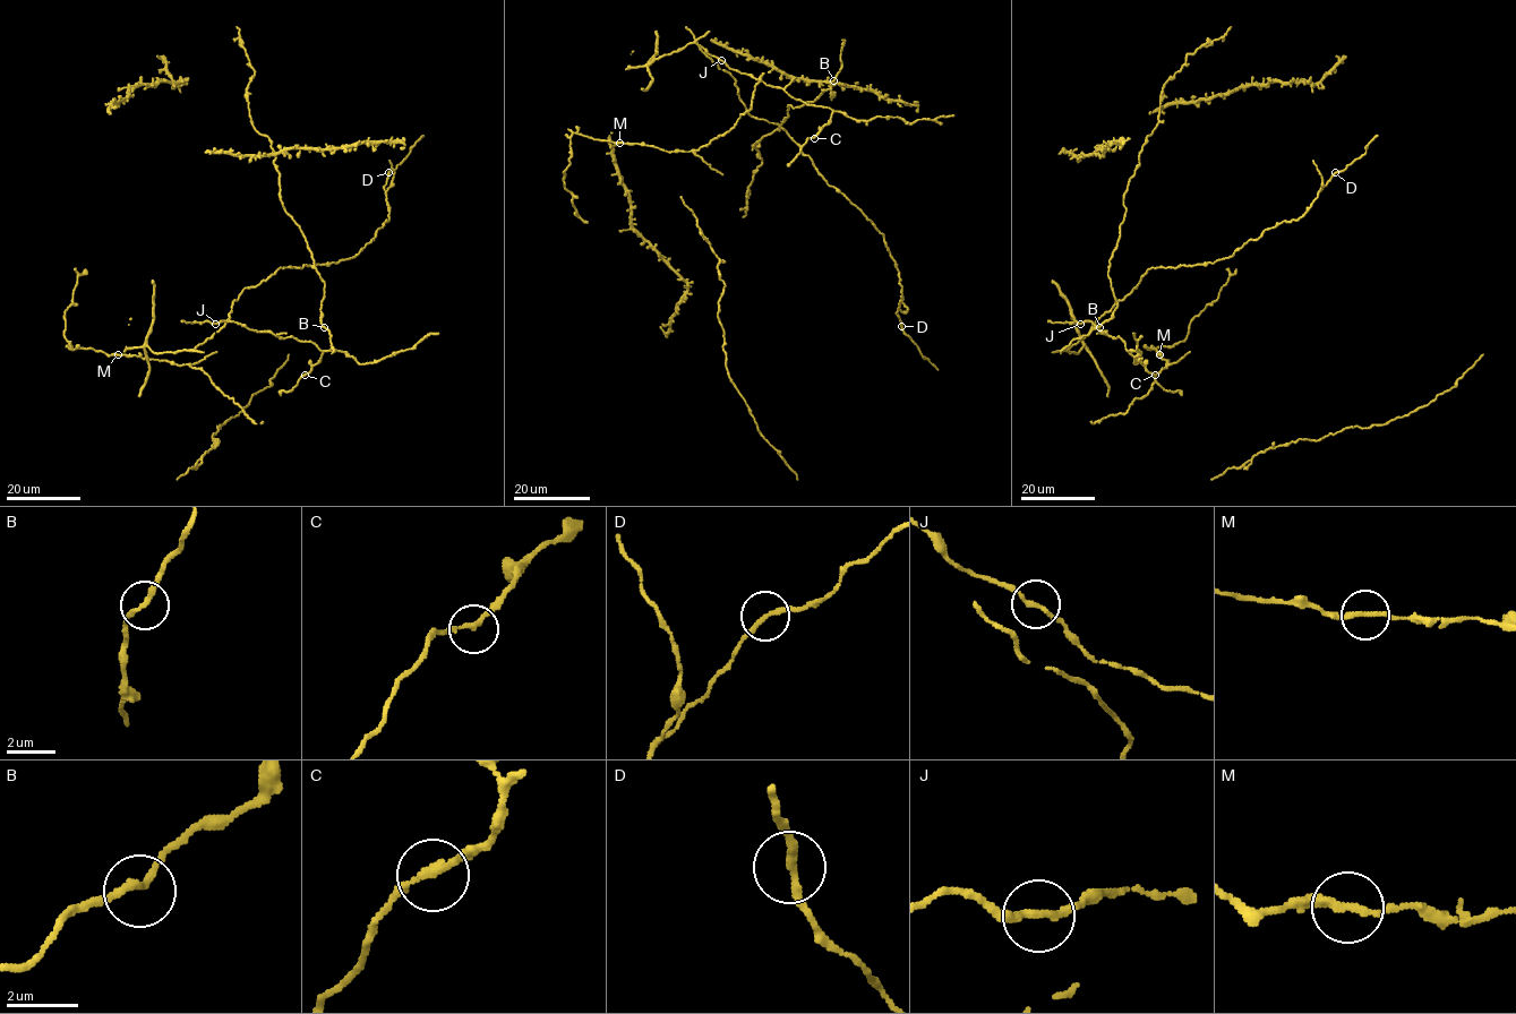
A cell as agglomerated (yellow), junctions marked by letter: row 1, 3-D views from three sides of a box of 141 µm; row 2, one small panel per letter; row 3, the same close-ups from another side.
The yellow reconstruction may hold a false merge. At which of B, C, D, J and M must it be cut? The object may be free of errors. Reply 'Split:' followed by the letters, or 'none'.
Split: none

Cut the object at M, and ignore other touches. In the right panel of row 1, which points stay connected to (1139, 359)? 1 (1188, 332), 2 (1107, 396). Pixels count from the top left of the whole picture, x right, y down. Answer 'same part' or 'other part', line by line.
1: same part
2: same part

